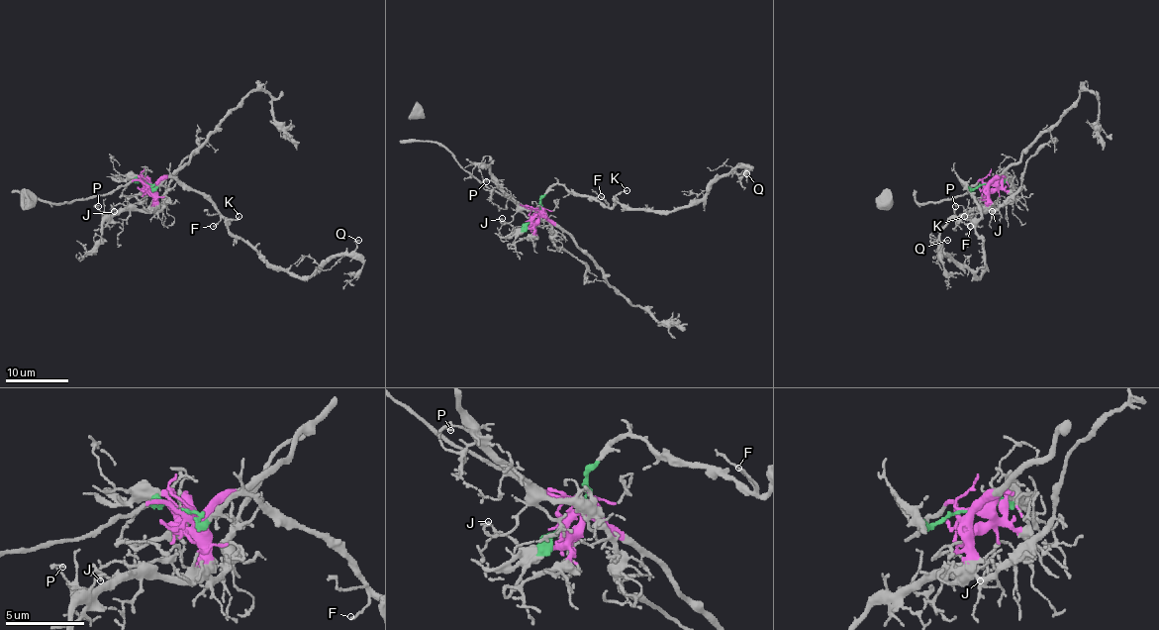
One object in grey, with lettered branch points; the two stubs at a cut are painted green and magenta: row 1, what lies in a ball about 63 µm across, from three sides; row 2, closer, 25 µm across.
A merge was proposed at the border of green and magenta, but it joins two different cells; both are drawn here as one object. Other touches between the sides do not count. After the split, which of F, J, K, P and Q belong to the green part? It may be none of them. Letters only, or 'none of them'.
F, K, Q

